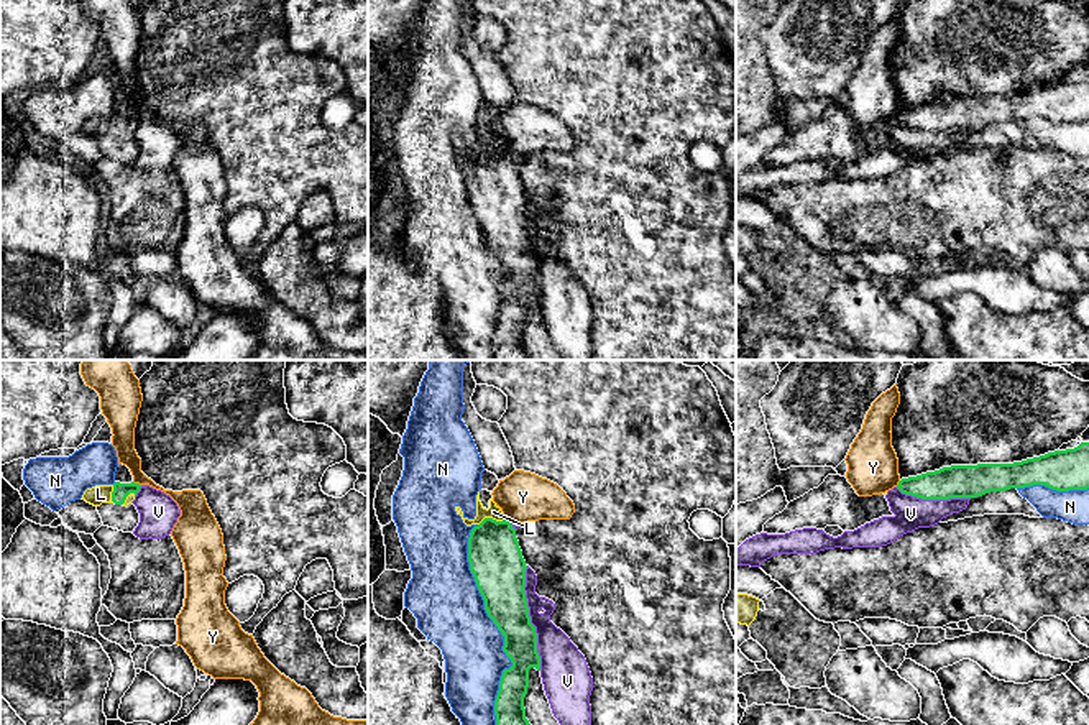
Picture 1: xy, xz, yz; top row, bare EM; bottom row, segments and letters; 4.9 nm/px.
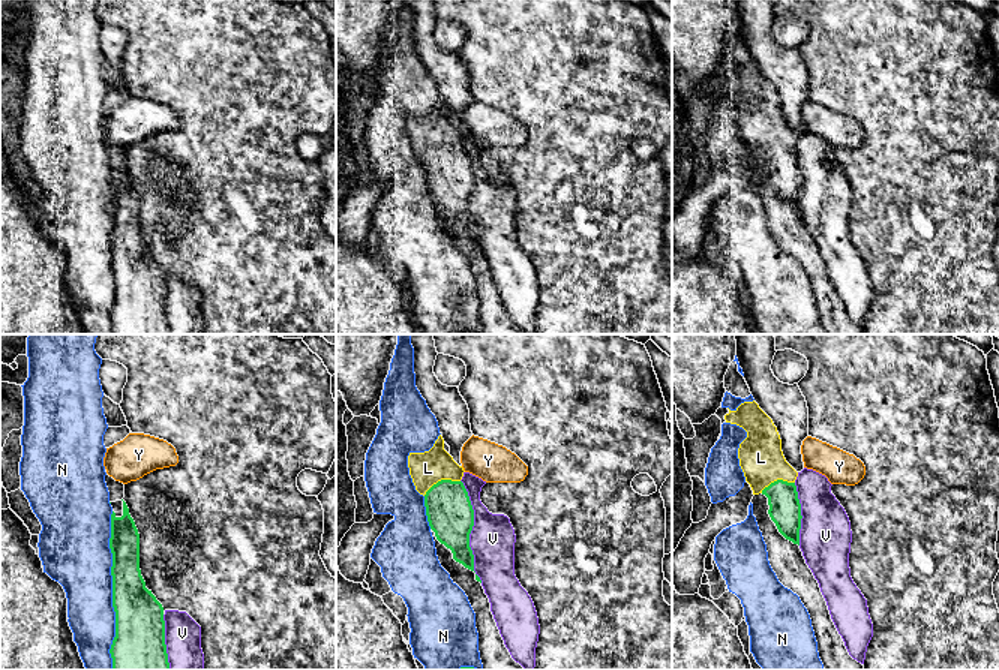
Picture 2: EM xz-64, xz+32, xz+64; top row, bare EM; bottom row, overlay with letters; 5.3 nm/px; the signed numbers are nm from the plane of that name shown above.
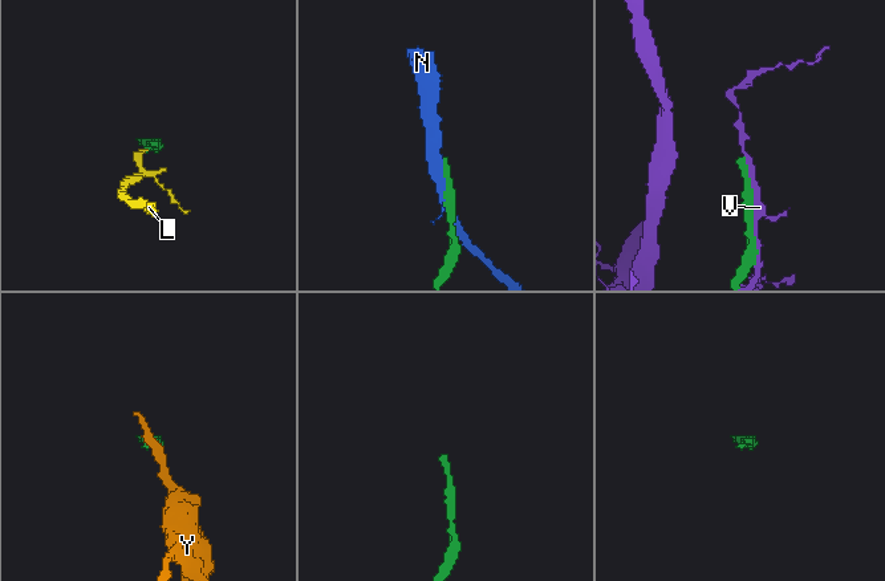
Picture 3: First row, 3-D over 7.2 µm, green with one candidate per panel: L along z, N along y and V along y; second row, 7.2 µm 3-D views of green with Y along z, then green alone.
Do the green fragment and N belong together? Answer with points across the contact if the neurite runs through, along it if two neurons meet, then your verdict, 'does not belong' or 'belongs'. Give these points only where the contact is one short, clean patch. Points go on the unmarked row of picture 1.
does not belong

